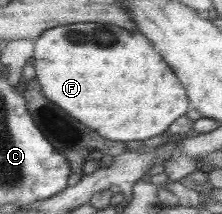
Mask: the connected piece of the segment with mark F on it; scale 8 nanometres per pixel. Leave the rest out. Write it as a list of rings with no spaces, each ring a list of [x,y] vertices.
[[[93,22],[56,25],[55,27],[41,32],[35,38],[33,41],[33,55],[31,57],[34,58],[34,78],[39,84],[42,94],[46,96],[50,102],[54,102],[62,112],[66,112],[70,118],[74,118],[76,122],[80,122],[82,126],[86,126],[88,130],[96,132],[96,134],[106,138],[106,140],[130,142],[130,140],[146,140],[151,136],[156,136],[156,134],[163,134],[164,130],[166,130],[176,118],[182,116],[189,110],[187,107],[188,102],[186,102],[187,96],[185,95],[185,90],[180,84],[180,81],[176,78],[172,69],[168,68],[167,64],[164,64],[164,60],[158,56],[158,52],[150,46],[150,41],[145,39],[144,36],[136,30],[127,31],[114,25]]]

